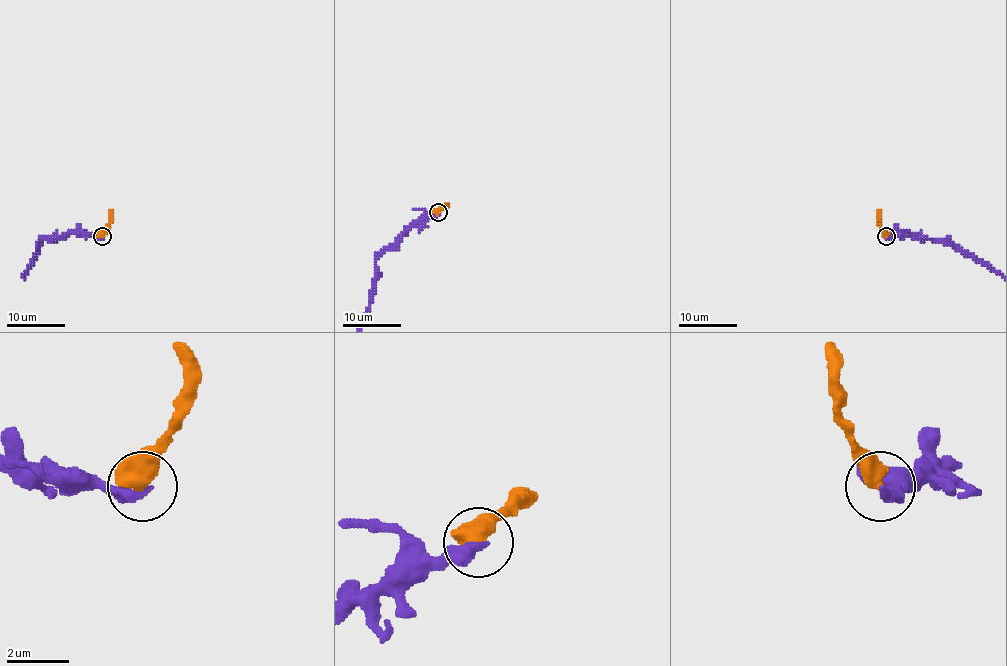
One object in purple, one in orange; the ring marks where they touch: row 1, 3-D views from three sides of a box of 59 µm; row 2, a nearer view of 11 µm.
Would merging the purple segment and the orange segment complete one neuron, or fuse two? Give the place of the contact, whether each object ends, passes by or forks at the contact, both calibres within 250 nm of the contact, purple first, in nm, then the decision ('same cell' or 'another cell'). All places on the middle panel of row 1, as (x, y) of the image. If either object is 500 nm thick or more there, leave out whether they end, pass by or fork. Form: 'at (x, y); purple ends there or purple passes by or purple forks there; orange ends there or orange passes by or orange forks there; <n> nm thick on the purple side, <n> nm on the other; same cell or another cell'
at (438, 212); 360 nm thick on the purple side, 700 nm on the other; another cell

